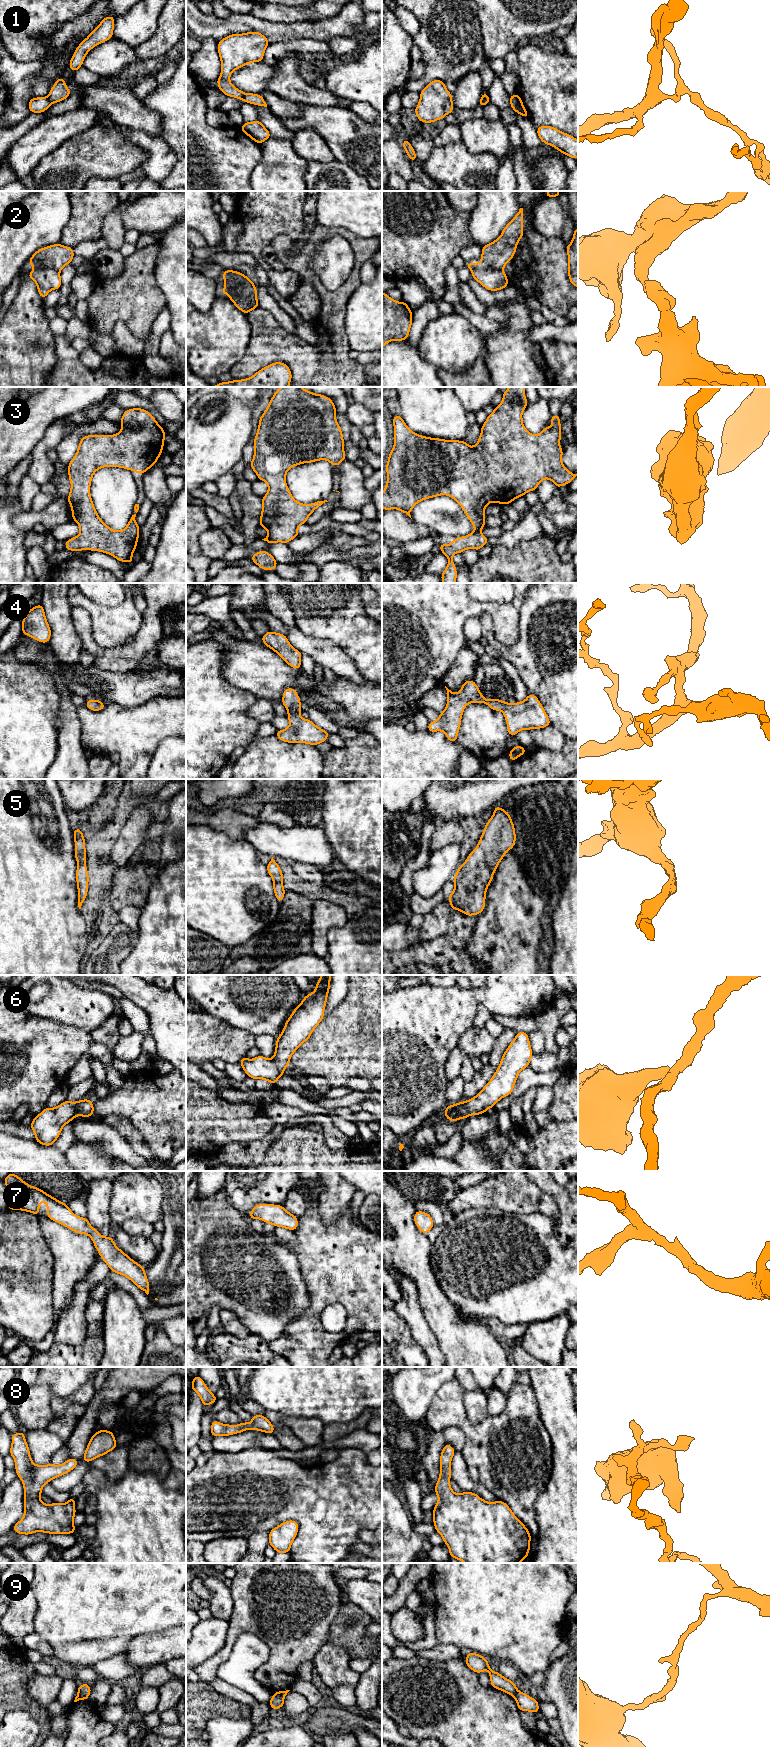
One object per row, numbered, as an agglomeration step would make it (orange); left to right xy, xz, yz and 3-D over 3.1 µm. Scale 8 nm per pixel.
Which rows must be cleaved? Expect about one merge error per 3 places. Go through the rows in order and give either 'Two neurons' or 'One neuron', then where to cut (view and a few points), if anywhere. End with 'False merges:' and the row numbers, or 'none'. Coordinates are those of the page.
1: Two neurons. Split along xy (47, 97), (51, 103)
2: Two neurons. Split along xz (246, 280), (250, 285), (250, 304), (243, 312)
3: One neuron. No split
4: One neuron. No split
5: One neuron. No split
6: One neuron. No split
7: One neuron. No split
8: One neuron. No split
9: Two neurons. Split along xy (78, 1691), (87, 1698)
False merges: 1, 2, 9

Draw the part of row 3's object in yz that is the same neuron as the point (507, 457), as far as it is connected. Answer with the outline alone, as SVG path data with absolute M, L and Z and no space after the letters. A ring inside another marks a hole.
M509 387L502 393L502 402L488 415L485 423L481 426L479 440L472 447L465 440L445 440L421 436L414 433L405 424L401 416L393 416L394 447L389 453L386 465L387 484L382 492L382 508L384 512L390 509L397 509L411 518L410 512L417 503L432 497L448 495L459 503L475 528L469 535L454 538L452 544L438 545L441 553L448 558L448 565L441 574L442 583L456 583L457 570L452 559L454 554L462 553L470 548L479 551L488 544L488 538L481 533L481 529L485 527L485 507L489 503L511 504L514 499L524 496L529 491L535 491L543 479L550 479L559 489L562 485L568 485L578 475L567 470L562 463L564 451L560 446L561 424L559 414L552 415L550 418L552 426L546 426L537 435L529 433L524 427L522 413L528 406L525 388Z

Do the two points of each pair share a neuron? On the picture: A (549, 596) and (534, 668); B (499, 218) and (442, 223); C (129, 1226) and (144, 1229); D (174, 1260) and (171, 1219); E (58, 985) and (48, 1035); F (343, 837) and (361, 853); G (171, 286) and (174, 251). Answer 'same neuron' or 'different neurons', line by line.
A: same neuron
B: different neurons
C: same neuron
D: same neuron
E: different neurons
F: same neuron
G: same neuron

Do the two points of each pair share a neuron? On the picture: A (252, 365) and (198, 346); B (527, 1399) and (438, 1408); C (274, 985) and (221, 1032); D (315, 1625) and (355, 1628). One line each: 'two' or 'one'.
A: two
B: one
C: two
D: two

